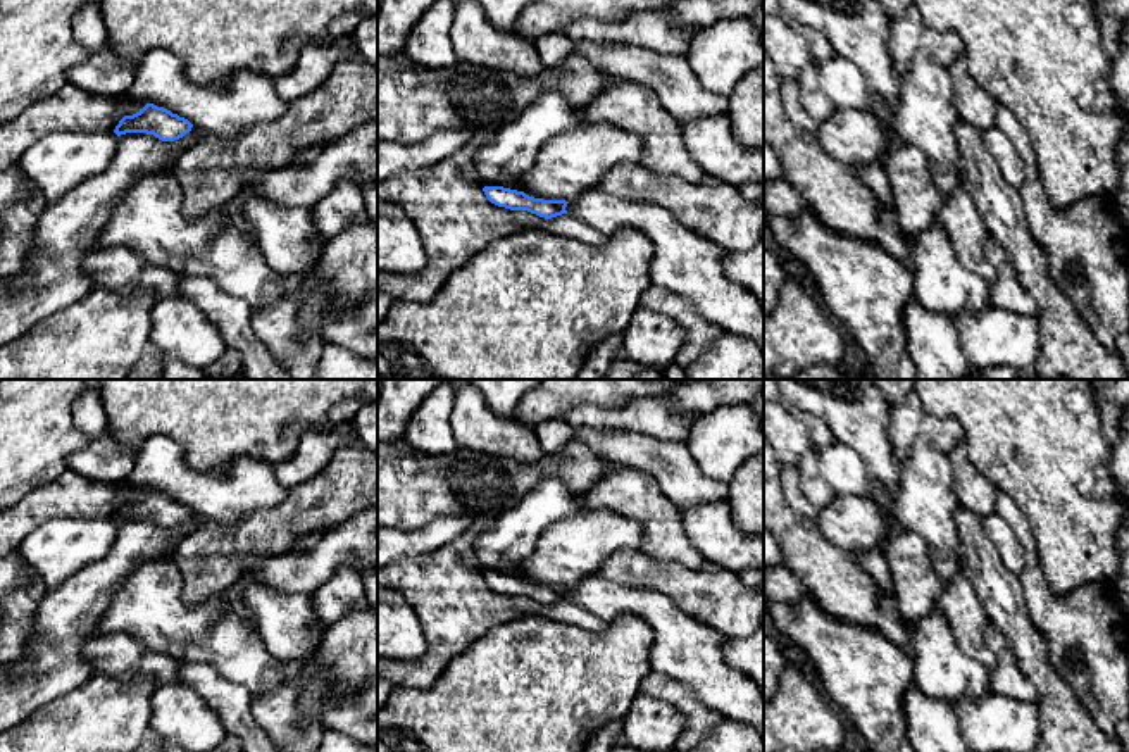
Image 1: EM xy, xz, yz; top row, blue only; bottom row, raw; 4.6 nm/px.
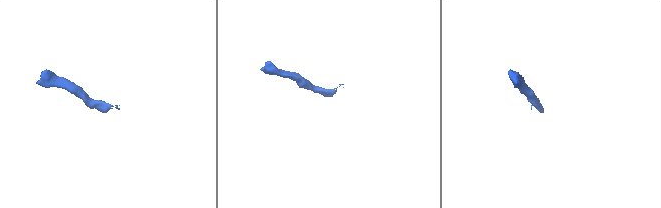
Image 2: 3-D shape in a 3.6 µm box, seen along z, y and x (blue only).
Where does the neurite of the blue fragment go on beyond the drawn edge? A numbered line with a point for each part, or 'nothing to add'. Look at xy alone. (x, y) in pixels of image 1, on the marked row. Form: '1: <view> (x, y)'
1: xy (212, 171)

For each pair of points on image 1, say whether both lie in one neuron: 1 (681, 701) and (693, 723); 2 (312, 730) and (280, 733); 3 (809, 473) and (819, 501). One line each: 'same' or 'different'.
1: same
2: same
3: same

